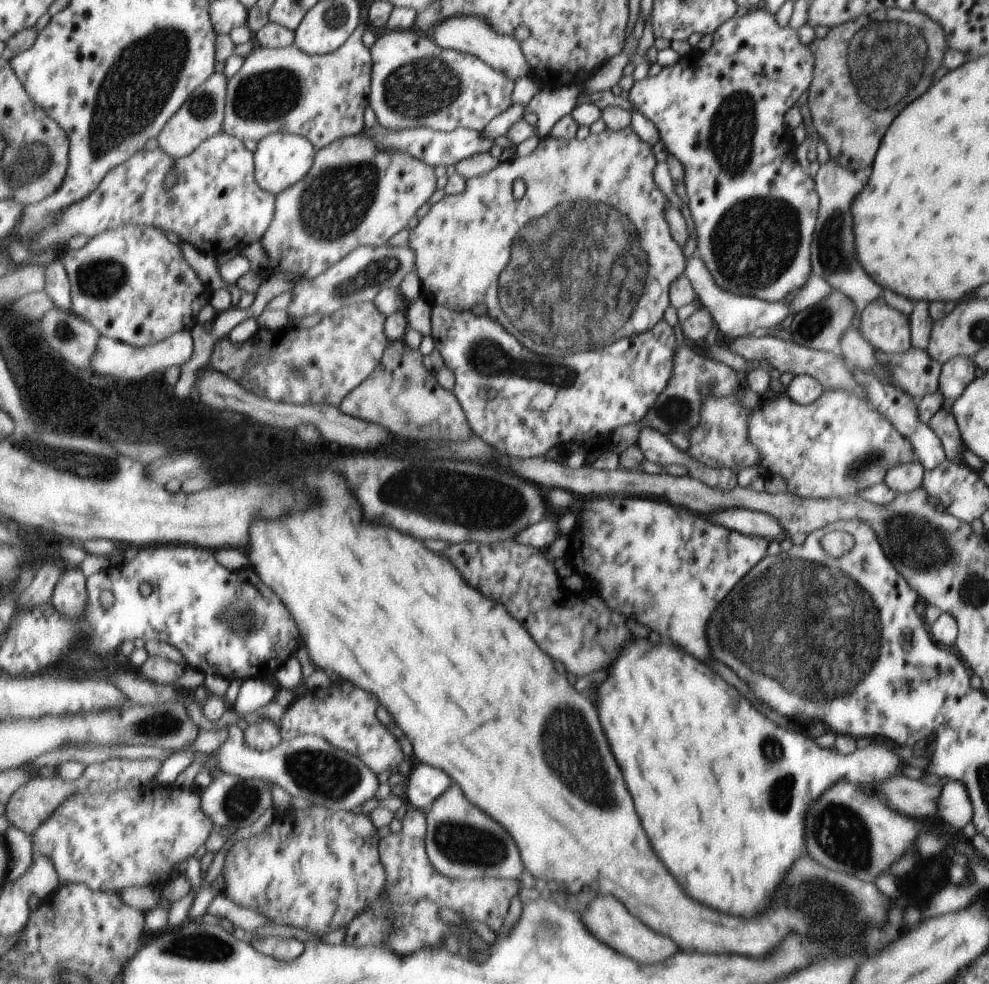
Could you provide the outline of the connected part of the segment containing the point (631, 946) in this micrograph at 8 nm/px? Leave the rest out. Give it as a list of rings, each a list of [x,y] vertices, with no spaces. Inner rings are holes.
[[[598,896],[592,900],[584,914],[584,924],[590,928],[592,934],[600,934],[600,940],[604,940],[610,948],[620,950],[622,954],[628,954],[630,958],[636,958],[636,962],[644,964],[658,964],[676,954],[676,944],[654,930],[650,930],[646,924],[642,924],[638,918],[634,918],[614,896]]]

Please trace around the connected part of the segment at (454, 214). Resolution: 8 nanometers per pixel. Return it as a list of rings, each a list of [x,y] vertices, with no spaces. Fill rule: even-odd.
[[[632,126],[621,131],[608,128],[600,134],[590,133],[583,140],[576,137],[564,138],[544,137],[539,140],[536,149],[527,156],[513,156],[501,162],[492,172],[468,179],[465,190],[458,194],[444,195],[442,200],[435,202],[429,212],[418,219],[412,227],[409,248],[415,252],[418,260],[416,273],[421,282],[421,294],[432,306],[448,306],[452,310],[469,310],[476,315],[488,314],[492,320],[500,324],[535,354],[548,354],[548,358],[566,358],[568,354],[576,354],[576,350],[587,351],[593,348],[614,345],[620,338],[646,333],[654,328],[668,308],[668,288],[680,278],[684,272],[684,252],[677,240],[672,240],[670,224],[667,222],[666,196],[656,188],[652,180],[652,170],[656,166],[654,152],[648,144],[644,144]],[[515,180],[523,180],[526,191],[520,200],[512,195]]]

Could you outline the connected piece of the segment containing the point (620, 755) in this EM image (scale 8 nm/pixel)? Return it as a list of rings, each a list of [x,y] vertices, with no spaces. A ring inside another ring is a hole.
[[[646,638],[628,640],[622,646],[620,656],[610,664],[608,680],[596,686],[596,710],[600,710],[604,734],[608,734],[612,750],[616,750],[616,762],[620,762],[620,766],[624,766],[624,774],[628,774],[628,786],[632,786],[632,794],[636,794],[636,810],[644,814],[644,826],[648,826],[648,834],[652,834],[652,842],[656,842],[656,854],[660,854],[660,858],[668,862],[668,870],[672,870],[672,874],[676,874],[676,878],[680,878],[680,882],[688,886],[692,898],[704,902],[706,906],[716,906],[716,910],[724,910],[726,914],[754,916],[766,908],[778,882],[782,882],[788,868],[804,854],[802,846],[807,844],[808,815],[834,782],[838,782],[840,778],[852,778],[852,782],[874,786],[884,782],[884,778],[888,780],[900,774],[904,768],[902,758],[896,756],[892,748],[884,748],[884,744],[870,744],[864,750],[858,749],[854,754],[846,756],[821,748],[804,734],[774,724],[764,714],[760,714],[746,698],[742,698],[734,686],[722,680],[720,674],[716,674],[712,668],[704,666],[696,658],[684,654],[678,646],[670,642],[652,644]]]

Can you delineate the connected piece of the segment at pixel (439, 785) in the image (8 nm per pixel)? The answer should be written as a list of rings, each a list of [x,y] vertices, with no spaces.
[[[420,764],[414,772],[408,774],[405,784],[406,796],[409,805],[421,811],[430,812],[436,798],[450,786],[450,778],[432,766]]]

